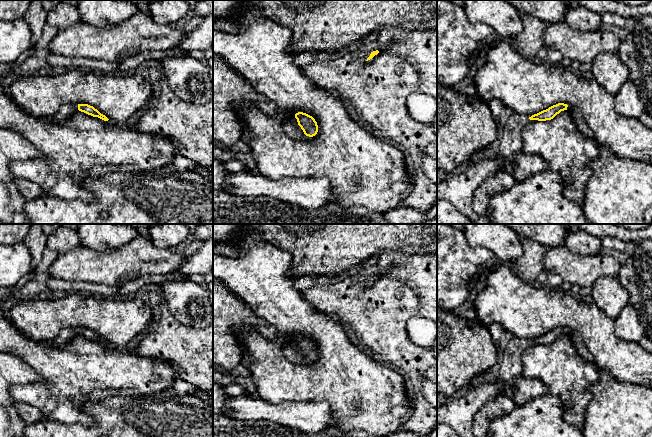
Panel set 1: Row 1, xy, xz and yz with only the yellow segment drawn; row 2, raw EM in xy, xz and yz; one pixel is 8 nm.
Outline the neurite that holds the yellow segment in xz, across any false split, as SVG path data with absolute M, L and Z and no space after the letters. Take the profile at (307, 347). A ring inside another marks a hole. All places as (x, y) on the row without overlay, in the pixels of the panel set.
M303 336L295 338L297 346L286 346L284 354L288 360L294 363L304 363L306 360L313 361L318 356L318 349L315 343Z

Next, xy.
M76 327L63 328L60 333L56 336L56 338L51 340L51 343L53 346L61 347L67 345L67 343L70 342L73 338L75 338L78 334L93 341L98 341L104 345L109 344L105 339L101 338L93 330L90 330L88 328Z

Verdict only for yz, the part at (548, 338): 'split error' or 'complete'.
split error

